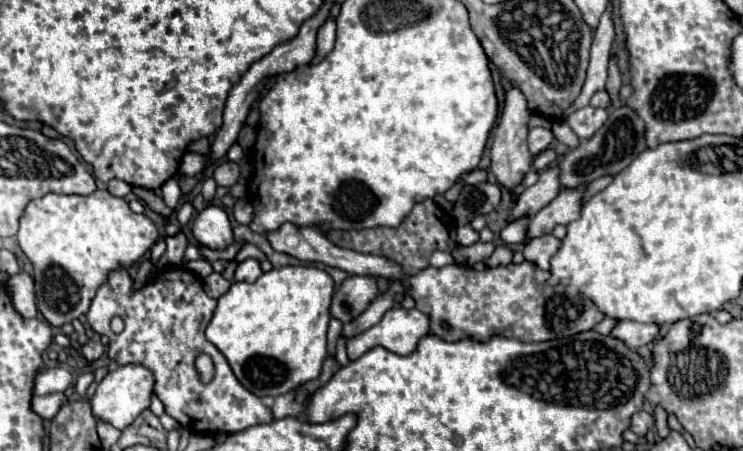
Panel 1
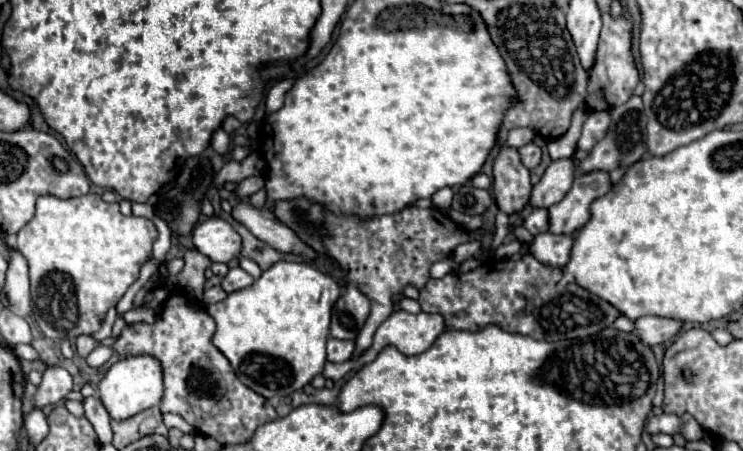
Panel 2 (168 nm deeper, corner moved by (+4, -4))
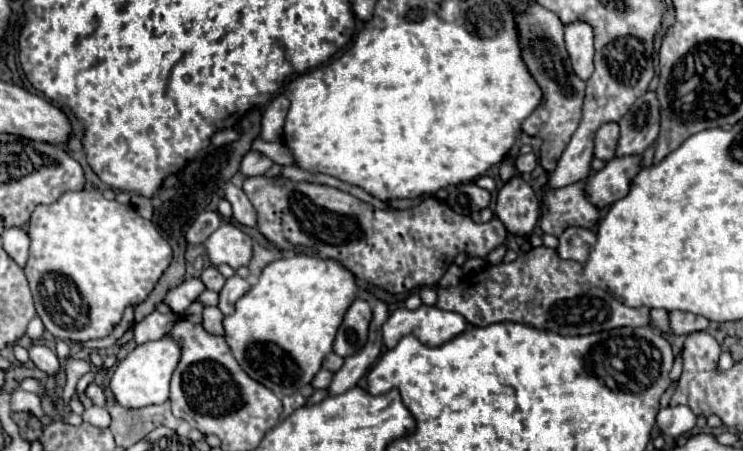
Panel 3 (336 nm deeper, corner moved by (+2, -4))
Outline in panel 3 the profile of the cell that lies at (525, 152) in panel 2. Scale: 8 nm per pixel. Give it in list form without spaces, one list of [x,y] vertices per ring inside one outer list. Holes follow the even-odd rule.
[[[531,152],[531,154],[519,154],[519,156],[517,156],[517,162],[515,162],[517,172],[529,174],[529,172],[533,172],[535,166],[537,166],[537,156],[535,156],[533,152]]]

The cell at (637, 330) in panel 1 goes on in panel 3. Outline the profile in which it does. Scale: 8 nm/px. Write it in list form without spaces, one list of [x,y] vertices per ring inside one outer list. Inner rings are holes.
[[[675,310],[675,312],[669,312],[669,326],[675,336],[687,336],[691,332],[705,330],[709,326],[709,320],[697,314]]]

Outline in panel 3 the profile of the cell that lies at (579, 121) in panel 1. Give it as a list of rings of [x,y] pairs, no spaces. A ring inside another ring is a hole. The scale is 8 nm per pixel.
[[[607,122],[603,124],[597,132],[595,132],[595,158],[607,162],[613,158],[615,154],[615,144],[619,138],[619,126],[615,122]]]

